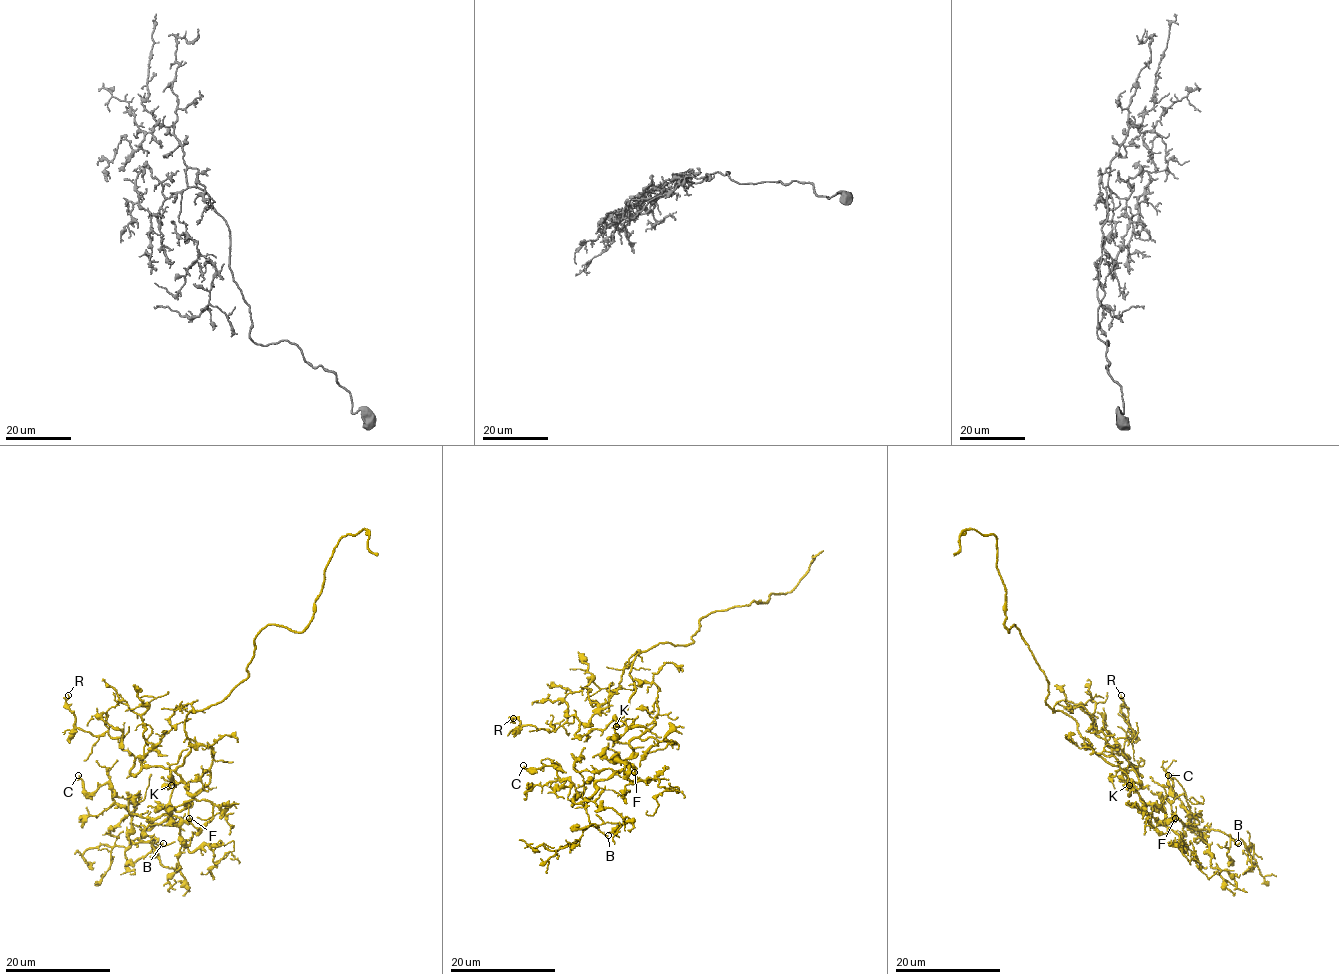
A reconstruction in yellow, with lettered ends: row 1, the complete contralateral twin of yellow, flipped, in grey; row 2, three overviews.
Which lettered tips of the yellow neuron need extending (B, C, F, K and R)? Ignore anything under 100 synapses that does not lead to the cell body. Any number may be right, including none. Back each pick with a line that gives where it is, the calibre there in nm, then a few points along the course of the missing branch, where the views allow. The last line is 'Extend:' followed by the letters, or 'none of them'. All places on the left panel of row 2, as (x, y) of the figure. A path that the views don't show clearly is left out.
Extend: none of them

